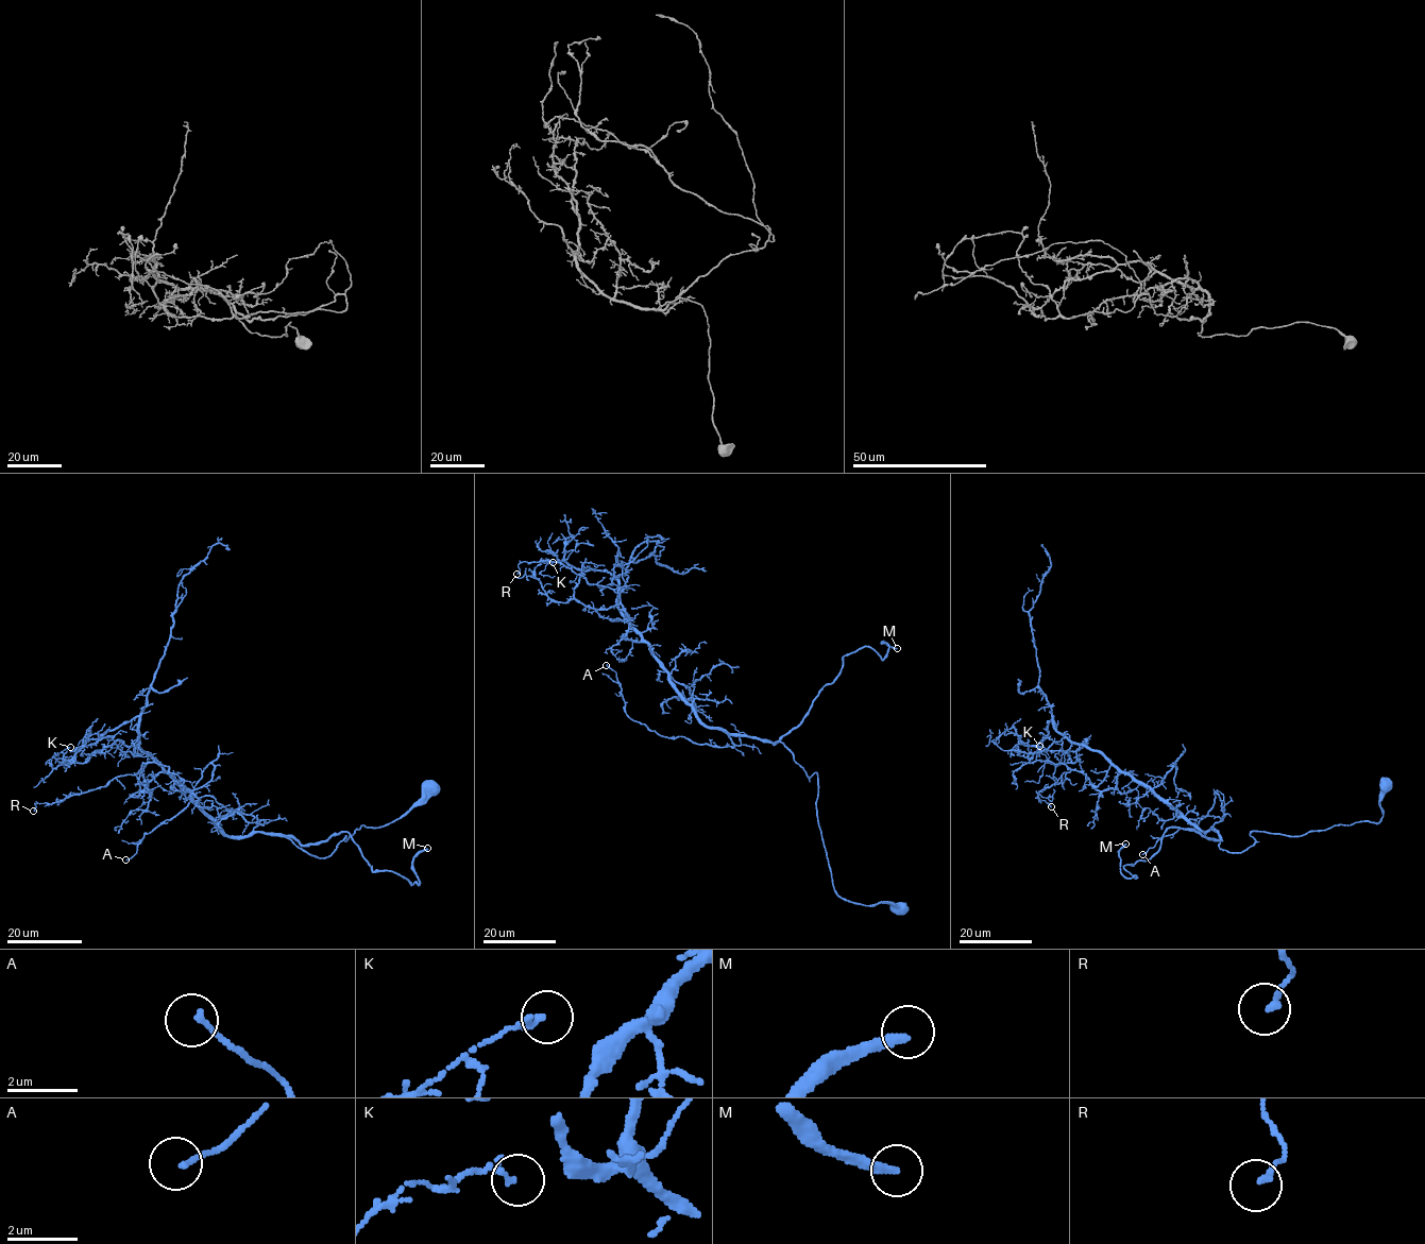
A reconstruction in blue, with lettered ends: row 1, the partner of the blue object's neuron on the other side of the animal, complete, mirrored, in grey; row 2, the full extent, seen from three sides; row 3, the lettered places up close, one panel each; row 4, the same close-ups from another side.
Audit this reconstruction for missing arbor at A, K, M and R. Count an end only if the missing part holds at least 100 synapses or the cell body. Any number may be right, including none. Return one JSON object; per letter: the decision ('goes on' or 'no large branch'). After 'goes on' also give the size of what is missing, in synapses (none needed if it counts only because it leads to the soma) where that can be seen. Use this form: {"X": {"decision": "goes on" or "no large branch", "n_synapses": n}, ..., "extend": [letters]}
{"A": {"decision": "no large branch"}, "K": {"decision": "no large branch"}, "M": {"decision": "goes on", "n_synapses": 250}, "R": {"decision": "no large branch"}, "extend": ["M"]}

